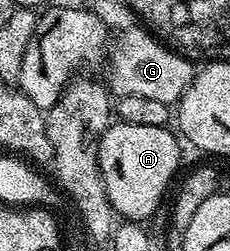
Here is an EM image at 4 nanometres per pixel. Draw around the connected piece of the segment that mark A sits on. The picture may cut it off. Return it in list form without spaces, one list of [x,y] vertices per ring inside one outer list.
[[[119,121],[113,122],[99,137],[97,163],[100,177],[105,183],[106,197],[112,210],[121,220],[145,221],[159,209],[168,191],[168,182],[177,178],[179,142],[177,132],[168,127],[130,125]]]

